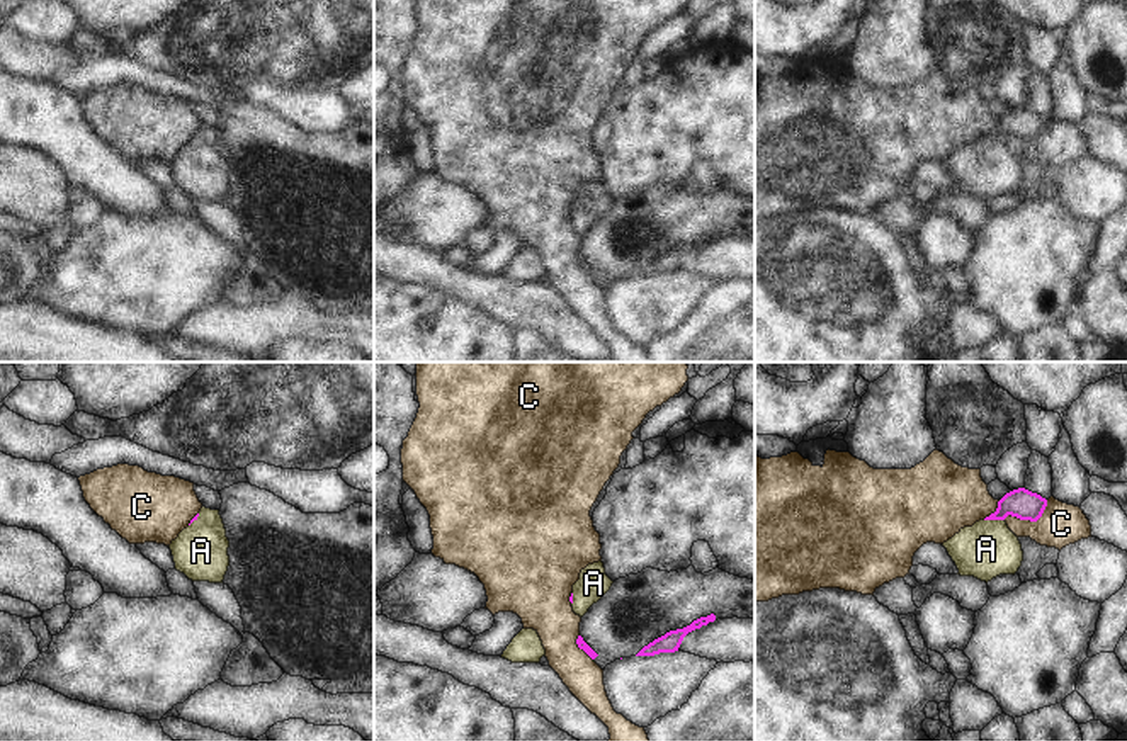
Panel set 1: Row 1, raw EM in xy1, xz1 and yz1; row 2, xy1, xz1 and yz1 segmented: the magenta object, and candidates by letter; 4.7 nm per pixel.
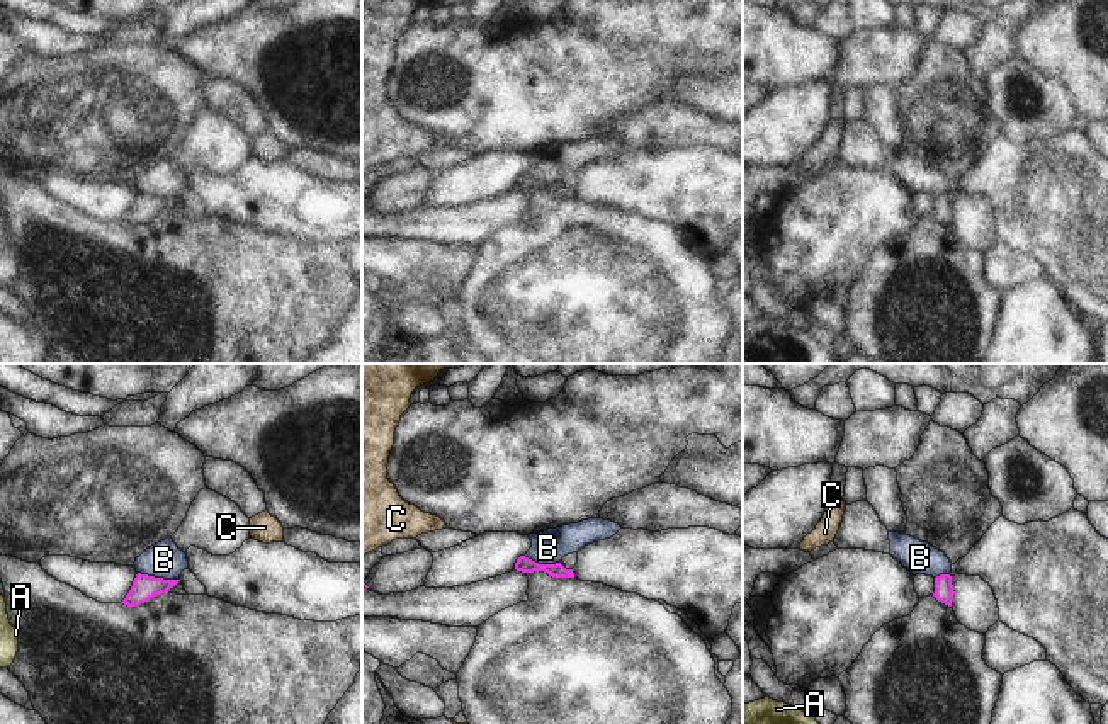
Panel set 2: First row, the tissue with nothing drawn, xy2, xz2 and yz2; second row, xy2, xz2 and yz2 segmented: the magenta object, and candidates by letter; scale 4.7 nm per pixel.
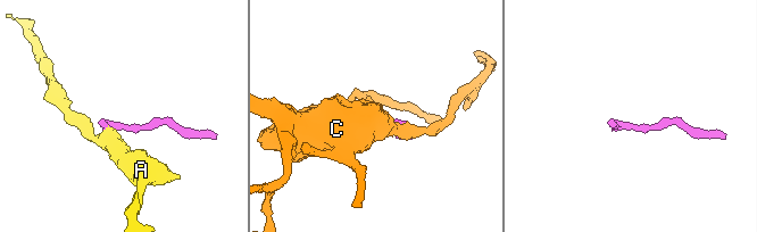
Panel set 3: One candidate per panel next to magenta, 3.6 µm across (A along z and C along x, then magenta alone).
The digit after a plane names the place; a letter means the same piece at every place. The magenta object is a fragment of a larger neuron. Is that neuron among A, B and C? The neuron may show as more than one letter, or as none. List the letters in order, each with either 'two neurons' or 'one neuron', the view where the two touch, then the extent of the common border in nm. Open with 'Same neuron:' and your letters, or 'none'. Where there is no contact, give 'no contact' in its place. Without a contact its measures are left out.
Same neuron: A
A: one neuron | yz1 | 100 nm
B: two neurons | xy2 | 200 nm
C: two neurons | yz1 | 240 nm

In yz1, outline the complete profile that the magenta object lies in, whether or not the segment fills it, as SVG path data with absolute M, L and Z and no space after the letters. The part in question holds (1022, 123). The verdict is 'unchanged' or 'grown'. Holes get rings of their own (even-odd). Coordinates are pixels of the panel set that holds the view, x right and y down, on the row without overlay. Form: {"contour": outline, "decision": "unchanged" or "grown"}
{"contour": "M1025 107L1006 112L994 133L972 146L960 148L942 165L955 182L960 195L974 195L991 201L1000 194L1015 194L1023 180L1018 156L1008 148L1008 134L1037 141L1047 126L1047 119Z", "decision": "grown"}

